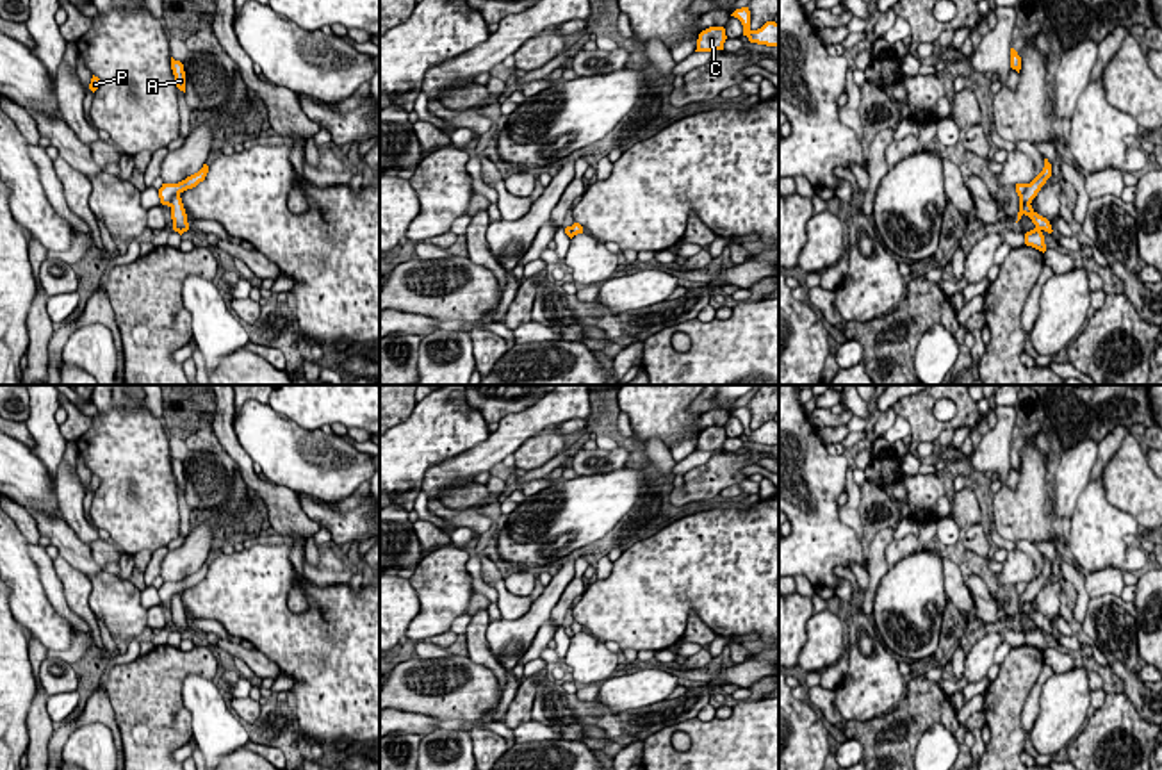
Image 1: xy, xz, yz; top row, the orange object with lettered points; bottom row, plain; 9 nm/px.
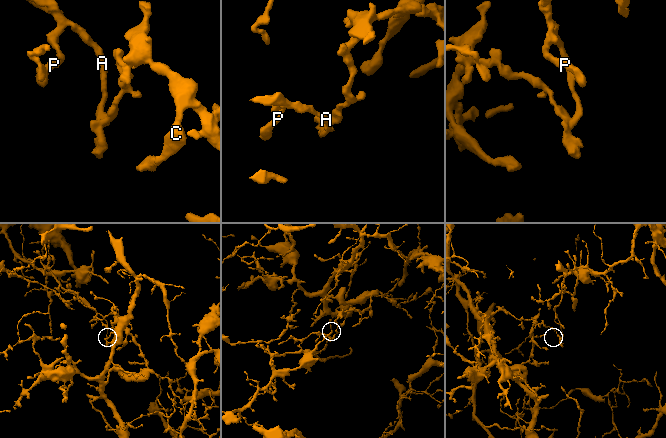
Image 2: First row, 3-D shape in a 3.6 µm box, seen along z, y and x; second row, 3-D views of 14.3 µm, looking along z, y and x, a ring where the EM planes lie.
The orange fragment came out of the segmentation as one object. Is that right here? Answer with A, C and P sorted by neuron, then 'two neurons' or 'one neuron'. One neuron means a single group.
A P / C; two neurons

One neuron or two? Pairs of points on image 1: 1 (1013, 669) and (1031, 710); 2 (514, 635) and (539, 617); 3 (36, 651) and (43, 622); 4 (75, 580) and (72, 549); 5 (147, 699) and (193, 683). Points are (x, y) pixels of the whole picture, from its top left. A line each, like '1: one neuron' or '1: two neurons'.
1: two neurons
2: one neuron
3: two neurons
4: two neurons
5: two neurons

